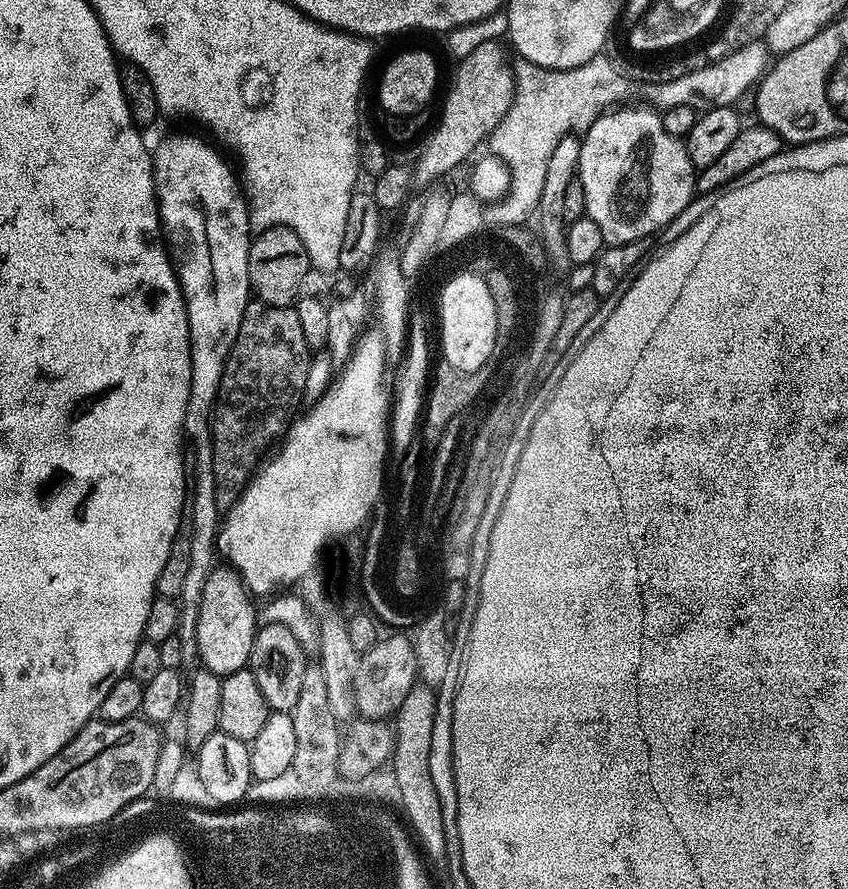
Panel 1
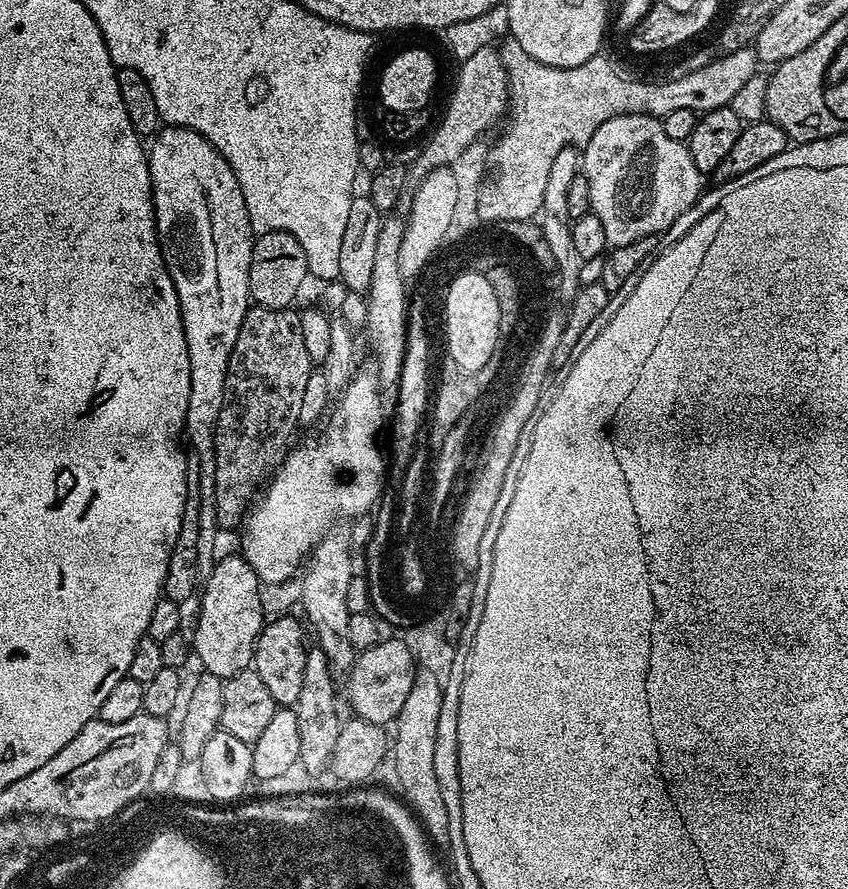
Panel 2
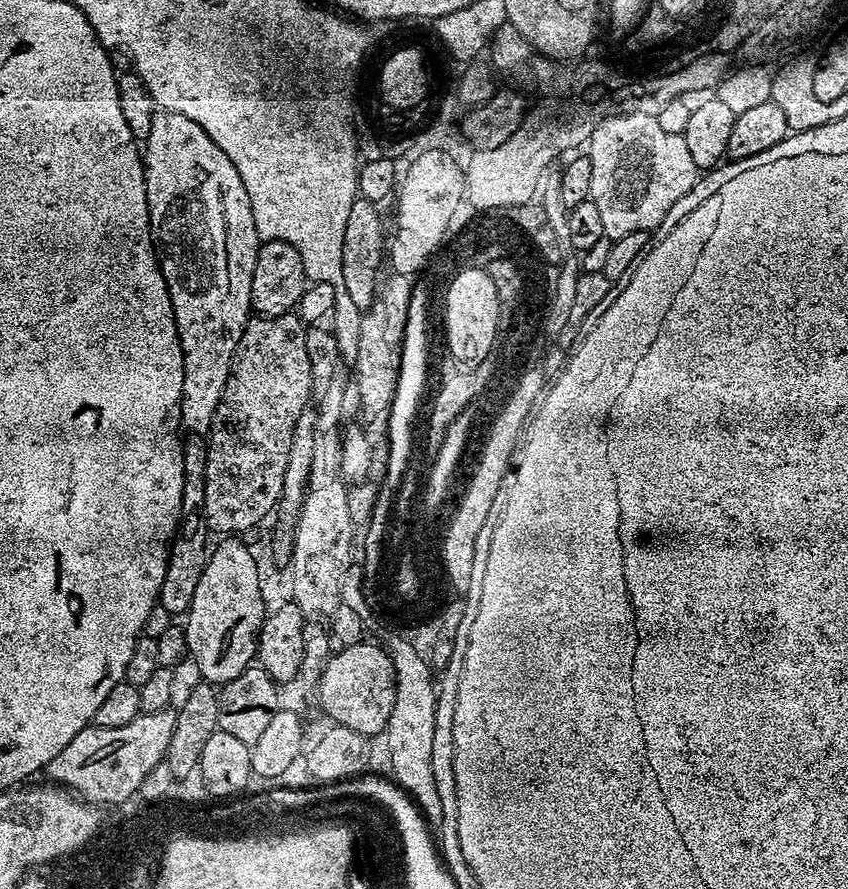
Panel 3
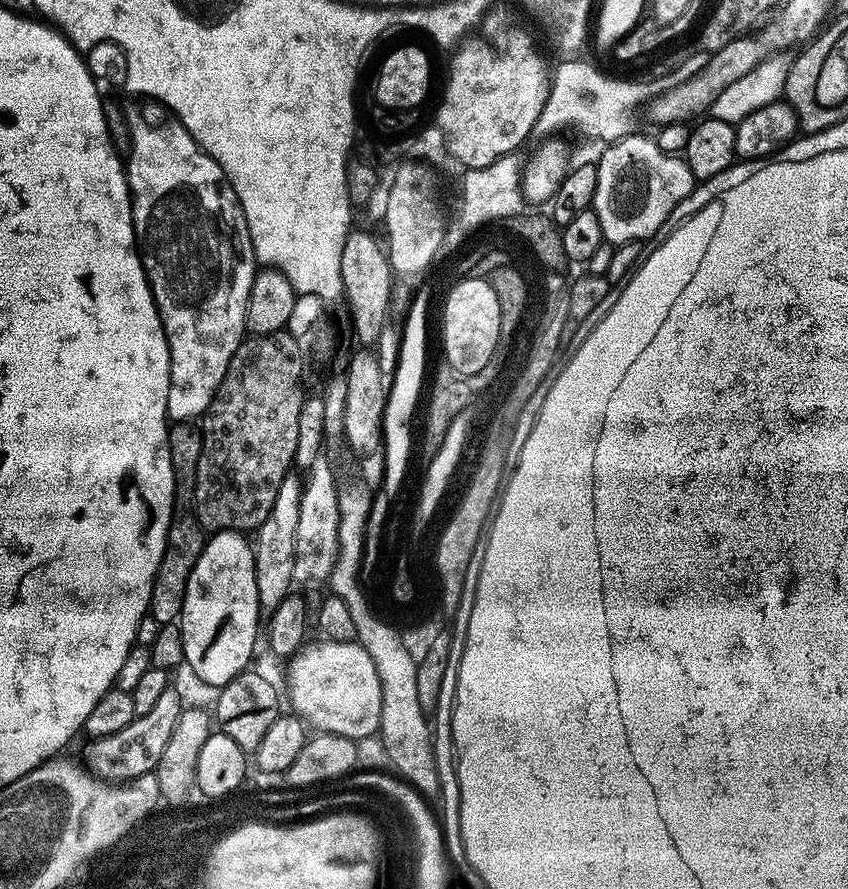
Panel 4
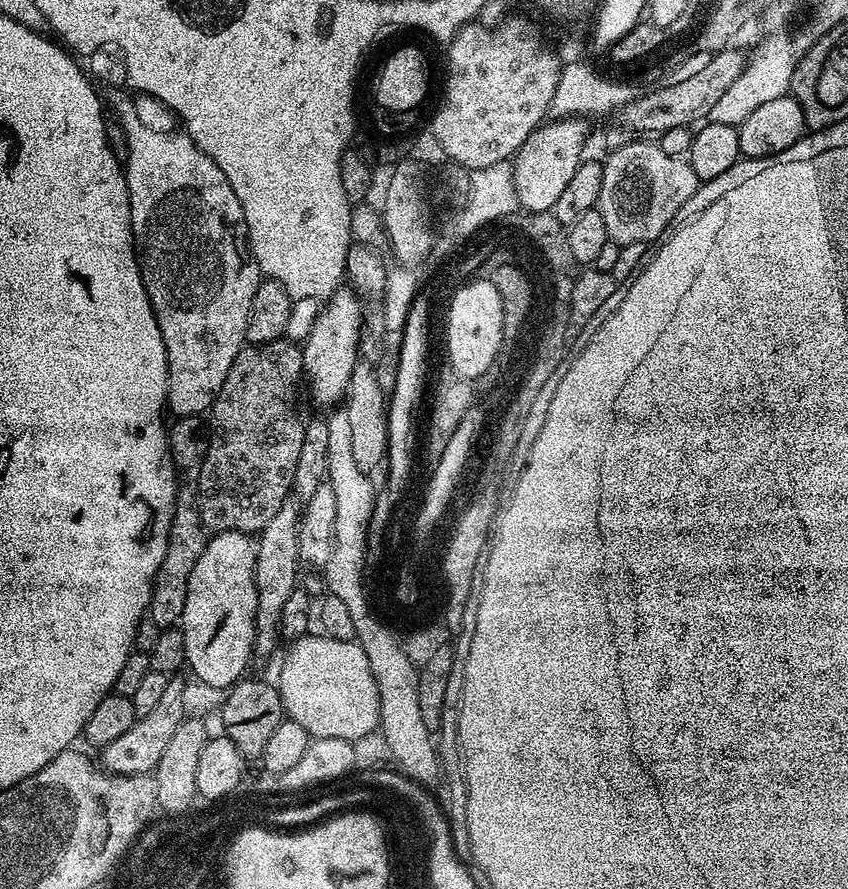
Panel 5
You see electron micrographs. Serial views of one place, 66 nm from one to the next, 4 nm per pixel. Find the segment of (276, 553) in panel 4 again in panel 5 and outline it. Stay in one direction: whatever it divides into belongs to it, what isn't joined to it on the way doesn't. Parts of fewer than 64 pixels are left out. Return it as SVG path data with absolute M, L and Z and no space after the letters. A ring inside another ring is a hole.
M286 500L274 517L262 528L256 540L255 556L255 642L253 653L259 656L270 655L278 641L279 626L284 604L296 589L296 566L299 565L298 530L300 508Z

